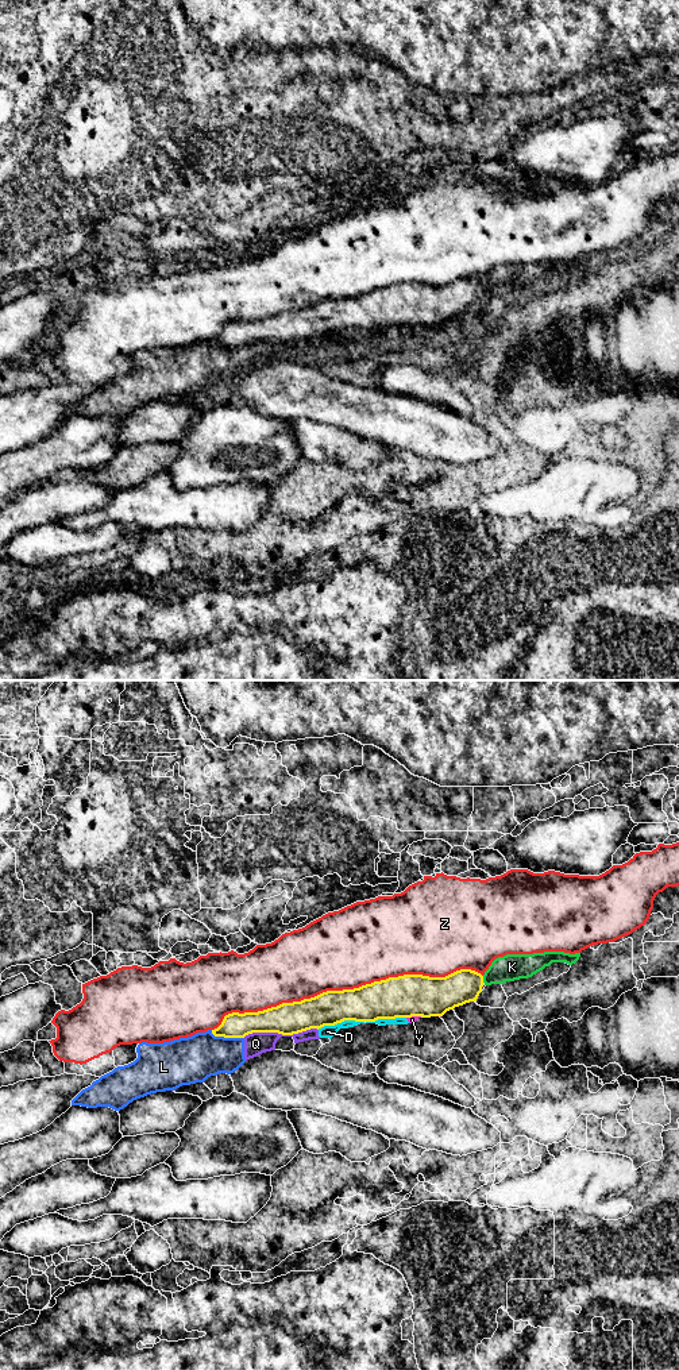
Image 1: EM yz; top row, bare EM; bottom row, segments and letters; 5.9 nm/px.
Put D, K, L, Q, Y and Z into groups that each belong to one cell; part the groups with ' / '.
D L Q Y / K / Z

